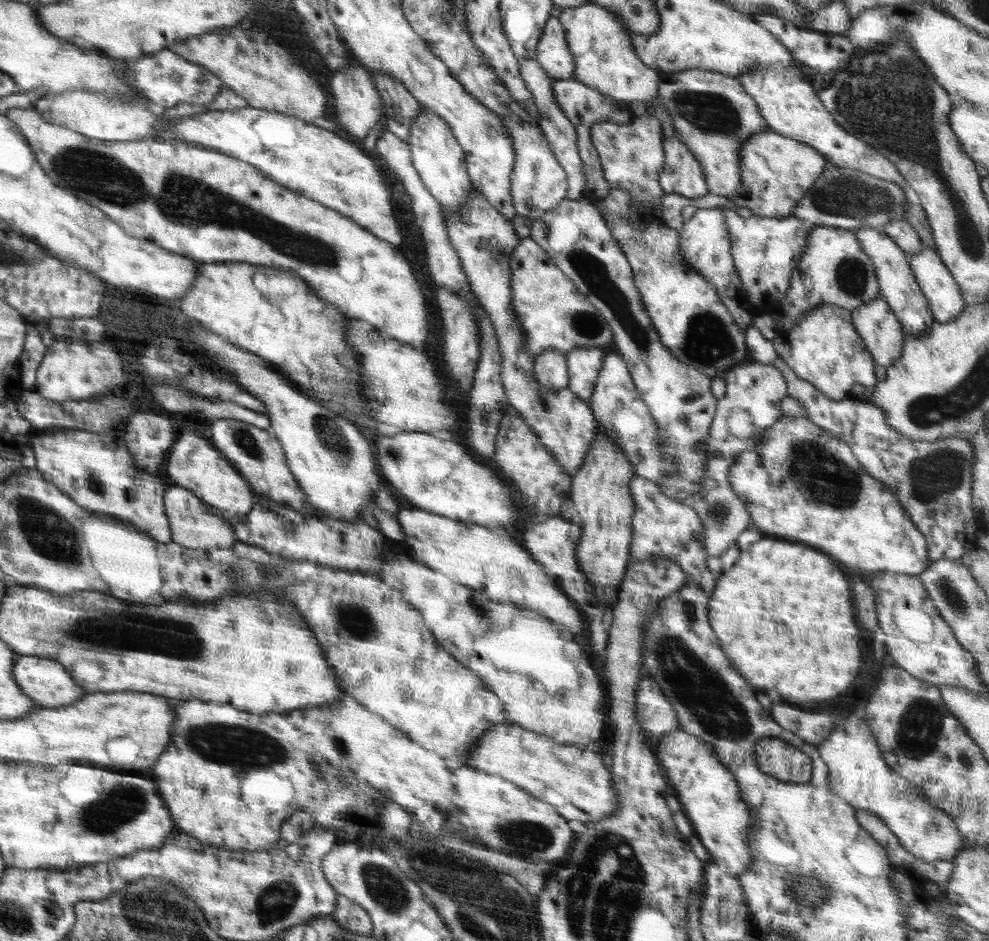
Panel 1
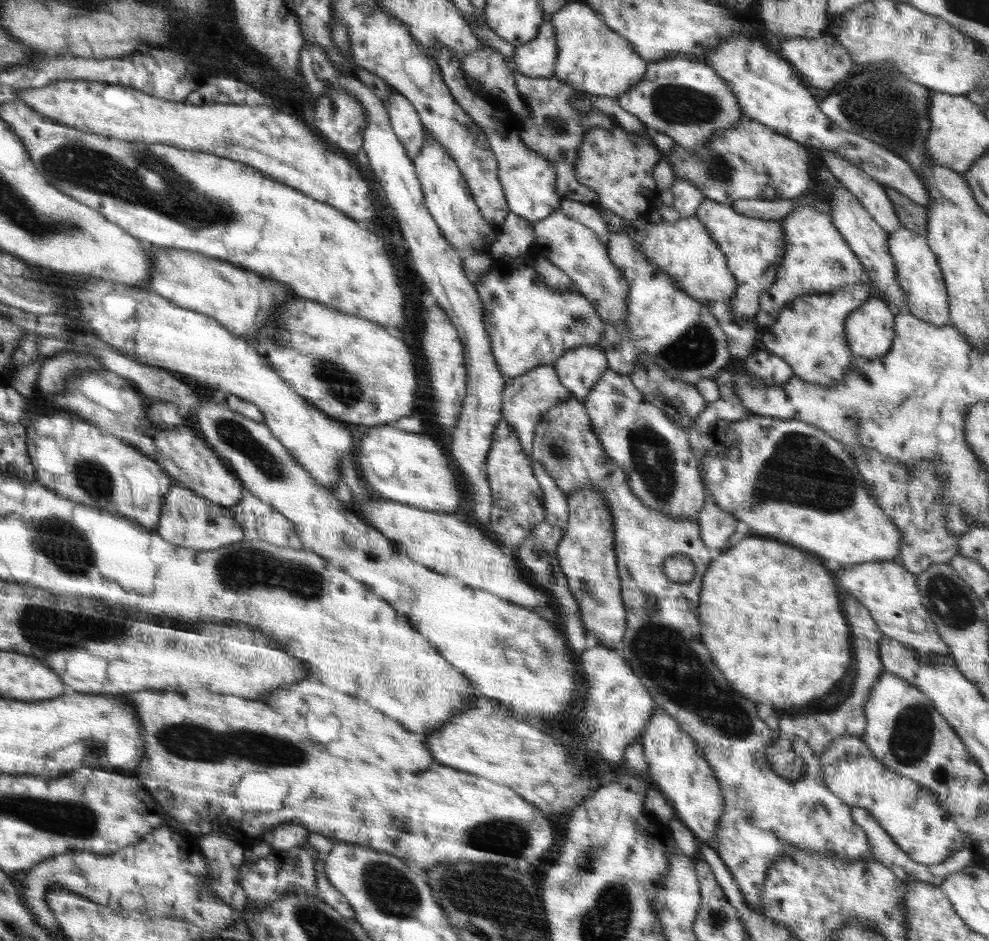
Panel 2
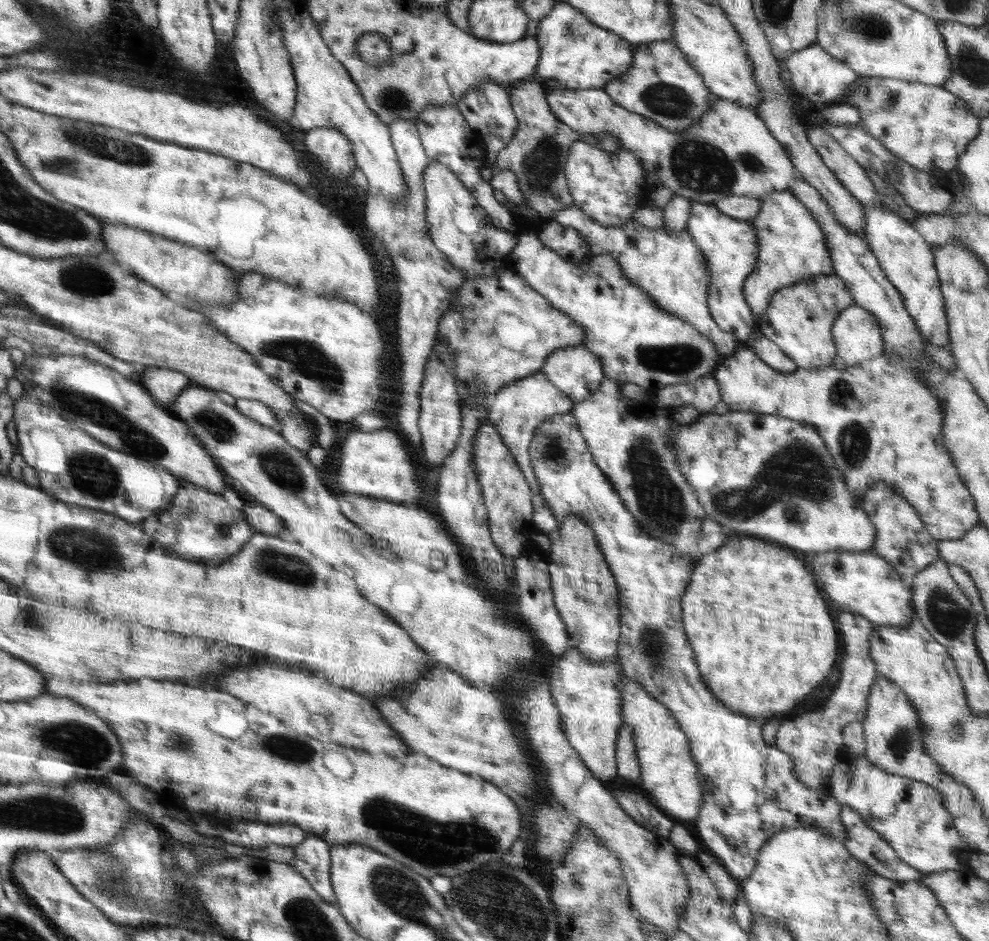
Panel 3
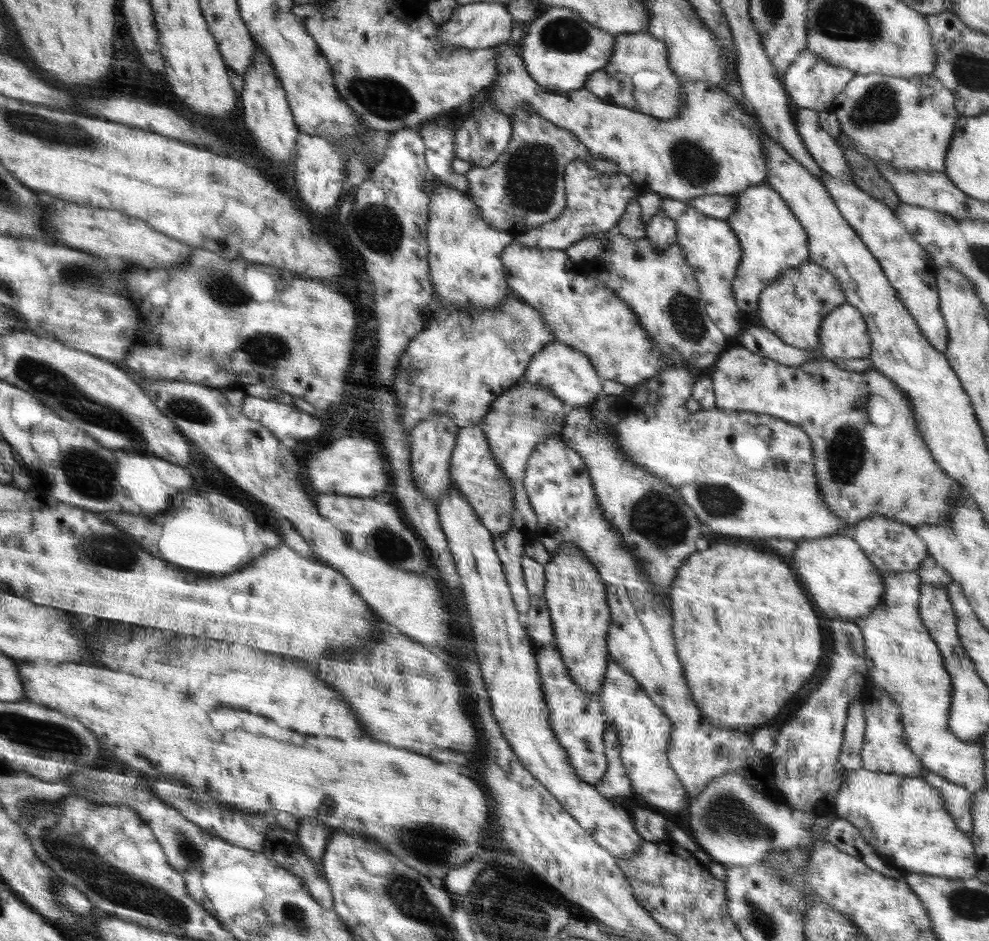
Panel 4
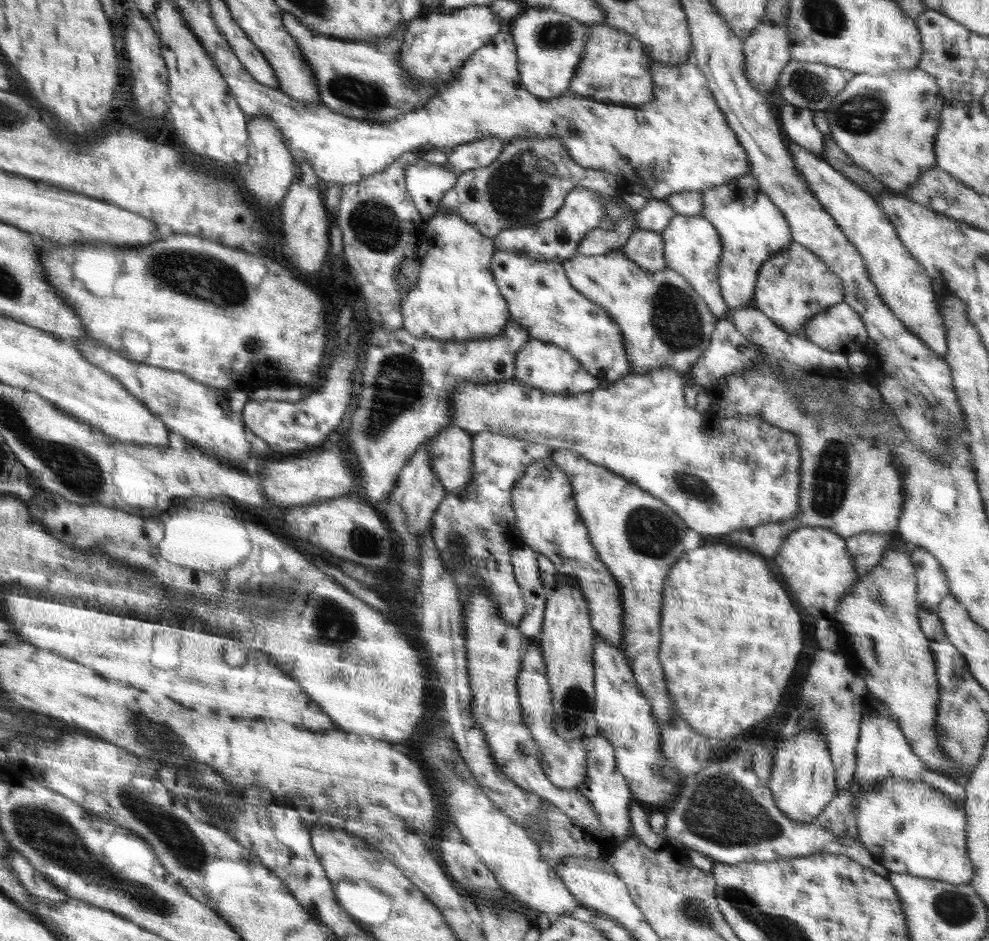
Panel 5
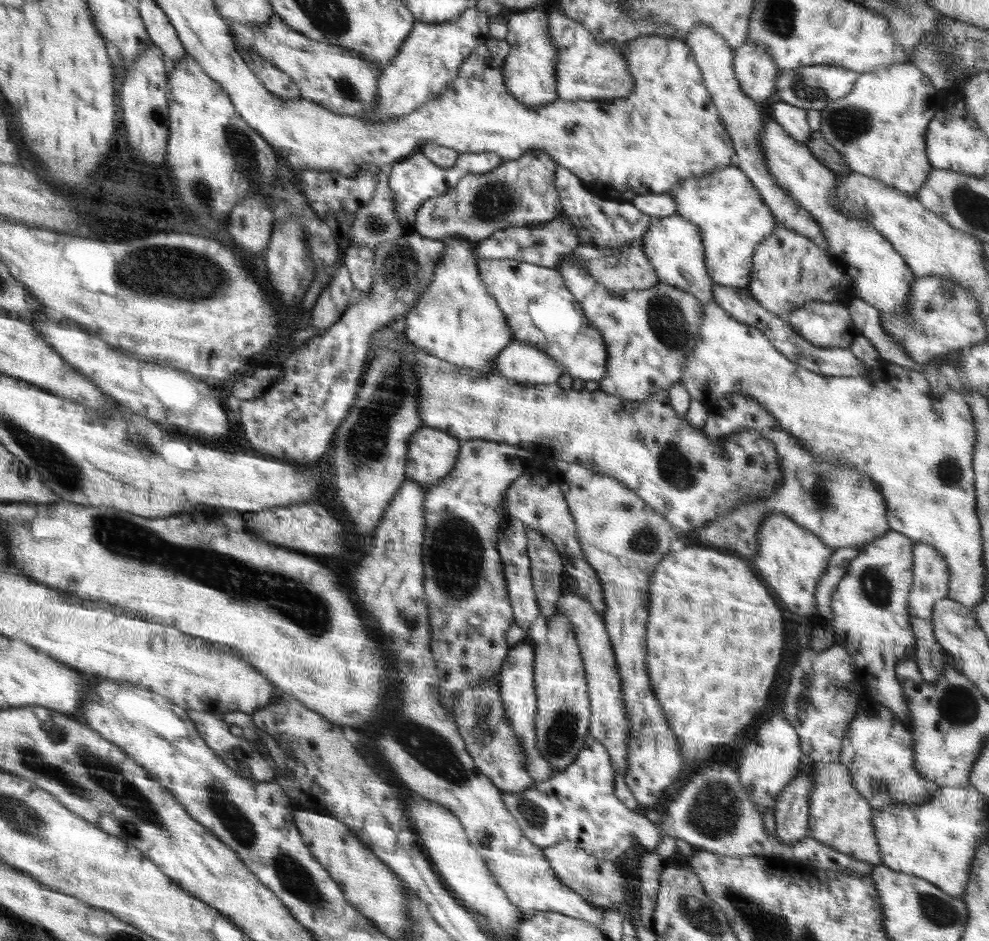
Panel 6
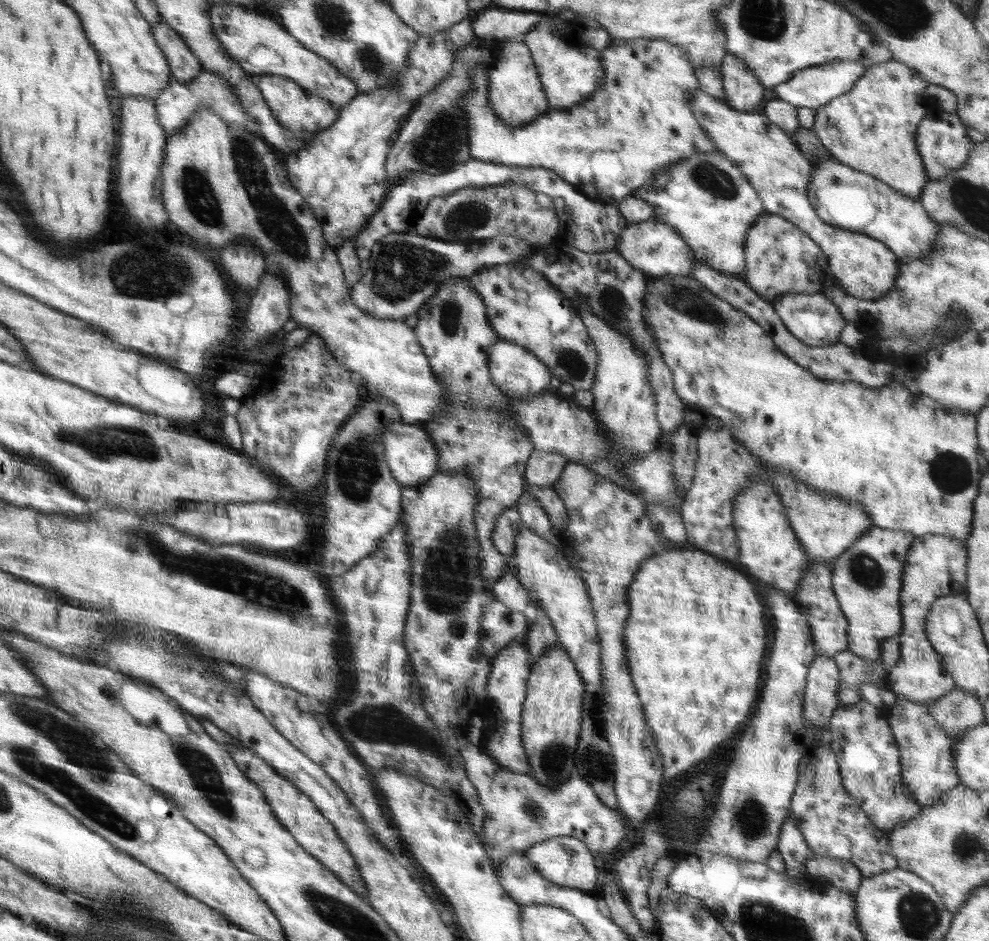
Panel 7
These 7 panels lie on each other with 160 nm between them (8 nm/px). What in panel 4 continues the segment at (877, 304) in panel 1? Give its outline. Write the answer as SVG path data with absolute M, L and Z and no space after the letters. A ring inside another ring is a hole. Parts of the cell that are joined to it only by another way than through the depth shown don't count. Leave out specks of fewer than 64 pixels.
M846 302L824 317L818 338L818 352L832 361L868 358L871 353L871 338L862 312Z

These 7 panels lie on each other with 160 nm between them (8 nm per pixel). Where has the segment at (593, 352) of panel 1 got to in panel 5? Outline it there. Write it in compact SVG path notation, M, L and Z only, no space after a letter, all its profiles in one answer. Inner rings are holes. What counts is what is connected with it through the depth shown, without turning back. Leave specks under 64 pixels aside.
M528 339L528 342L523 344L523 348L516 353L513 378L538 390L565 397L587 393L600 387L599 380L592 376L567 350L536 339Z

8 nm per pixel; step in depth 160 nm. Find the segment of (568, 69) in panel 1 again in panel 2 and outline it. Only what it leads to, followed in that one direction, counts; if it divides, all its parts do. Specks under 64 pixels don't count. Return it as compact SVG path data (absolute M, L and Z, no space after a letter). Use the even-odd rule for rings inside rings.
M544 22L539 33L531 42L518 46L514 58L507 65L520 74L530 78L552 77L558 59L555 30L551 22Z

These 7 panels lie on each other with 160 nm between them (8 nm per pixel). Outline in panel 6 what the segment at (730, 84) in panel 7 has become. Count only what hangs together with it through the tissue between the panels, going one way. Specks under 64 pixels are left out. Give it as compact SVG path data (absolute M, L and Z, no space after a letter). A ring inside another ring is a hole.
M746 42L735 50L733 68L741 90L754 102L765 103L776 91L775 82L780 72L766 46Z

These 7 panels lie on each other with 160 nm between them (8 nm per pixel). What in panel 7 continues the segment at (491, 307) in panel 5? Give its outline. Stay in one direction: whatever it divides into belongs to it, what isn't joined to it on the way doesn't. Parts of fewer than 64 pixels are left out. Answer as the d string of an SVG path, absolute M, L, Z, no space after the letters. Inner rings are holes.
M449 278L441 283L437 292L432 295L416 312L418 321L413 328L424 354L428 357L431 371L435 378L443 384L447 398L451 400L453 409L444 413L437 419L422 422L424 430L427 430L431 441L435 443L440 456L438 473L452 475L456 471L468 469L470 479L474 481L474 487L478 491L478 502L475 504L473 522L476 527L476 537L481 549L479 550L479 575L487 586L493 586L507 570L507 558L496 550L492 542L492 532L496 526L499 514L503 510L516 506L522 495L525 482L525 469L528 458L535 450L530 437L524 429L519 429L511 419L511 410L505 394L492 382L488 370L488 355L491 344L499 340L499 335L491 327L487 317L487 308L483 298L473 290L473 286L466 278Z

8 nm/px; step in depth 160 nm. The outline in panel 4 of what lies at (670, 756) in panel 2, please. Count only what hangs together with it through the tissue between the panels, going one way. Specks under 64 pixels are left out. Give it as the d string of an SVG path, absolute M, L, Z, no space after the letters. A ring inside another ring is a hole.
M612 658L608 659L607 669L601 686L600 694L602 714L607 718L608 727L613 727L620 741L620 758L626 774L631 782L633 792L642 796L650 804L650 808L660 810L664 809L670 813L679 812L687 808L690 796L683 787L680 779L676 776L674 770L669 765L667 759L668 743L672 740L671 720L664 714L664 711L646 694L642 685L631 675L629 675L622 666L614 662Z

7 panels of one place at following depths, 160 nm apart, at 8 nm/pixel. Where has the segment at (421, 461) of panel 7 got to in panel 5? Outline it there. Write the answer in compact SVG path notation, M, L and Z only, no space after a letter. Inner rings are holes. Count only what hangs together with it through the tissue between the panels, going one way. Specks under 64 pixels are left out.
M454 425L444 427L431 440L432 471L444 489L464 494L474 476L473 435Z

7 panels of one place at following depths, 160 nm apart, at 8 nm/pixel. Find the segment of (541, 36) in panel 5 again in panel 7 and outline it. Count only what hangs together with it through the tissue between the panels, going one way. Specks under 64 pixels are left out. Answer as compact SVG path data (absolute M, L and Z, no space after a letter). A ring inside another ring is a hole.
M510 40L503 47L495 67L489 72L489 105L506 127L522 127L550 109L534 58L524 40Z

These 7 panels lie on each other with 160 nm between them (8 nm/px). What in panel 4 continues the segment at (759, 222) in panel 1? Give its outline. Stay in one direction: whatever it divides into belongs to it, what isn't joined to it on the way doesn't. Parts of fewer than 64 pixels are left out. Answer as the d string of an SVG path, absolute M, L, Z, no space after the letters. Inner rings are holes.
M688 206L675 220L676 242L686 257L686 264L694 272L706 314L727 337L737 337L744 328L744 312L736 306L732 281L740 262L742 250L731 226L725 219L710 217Z

